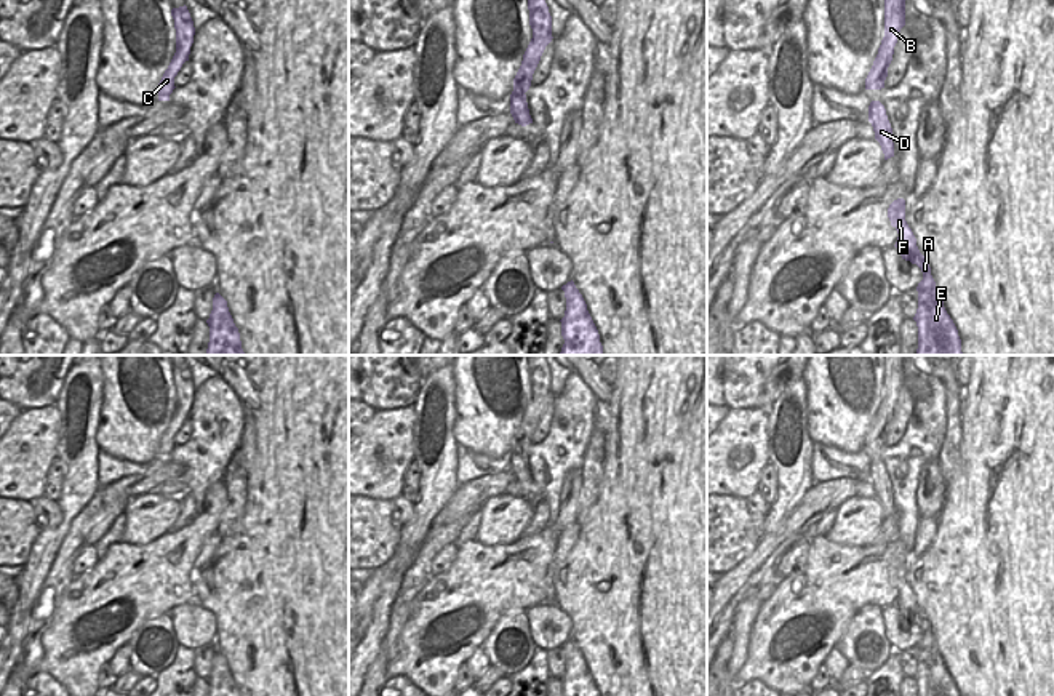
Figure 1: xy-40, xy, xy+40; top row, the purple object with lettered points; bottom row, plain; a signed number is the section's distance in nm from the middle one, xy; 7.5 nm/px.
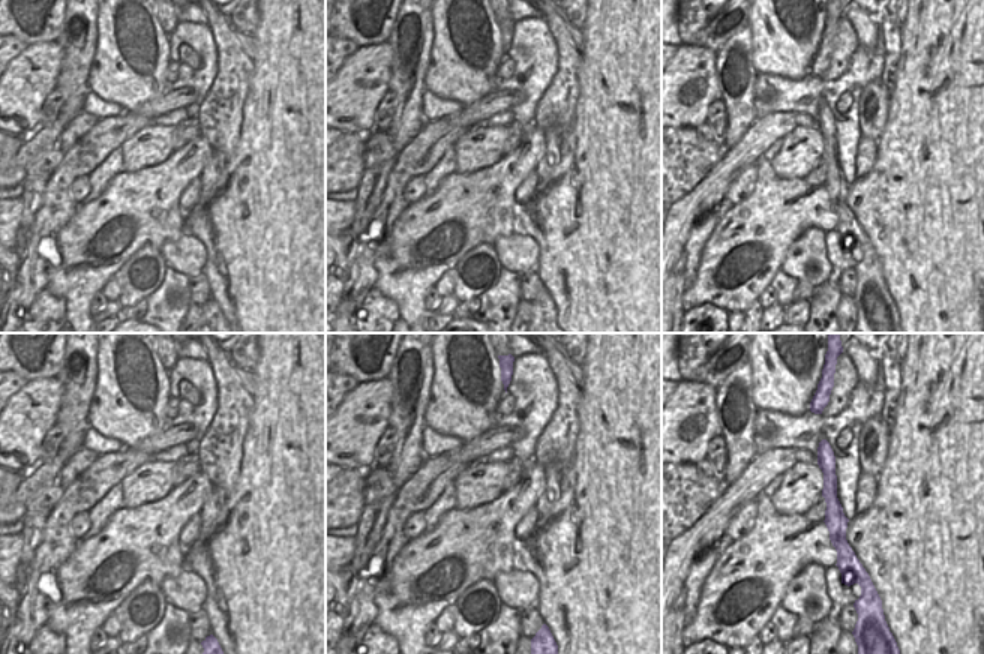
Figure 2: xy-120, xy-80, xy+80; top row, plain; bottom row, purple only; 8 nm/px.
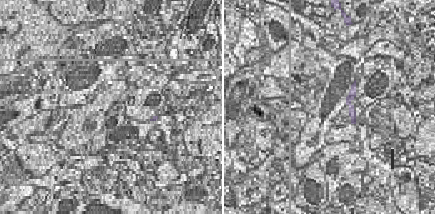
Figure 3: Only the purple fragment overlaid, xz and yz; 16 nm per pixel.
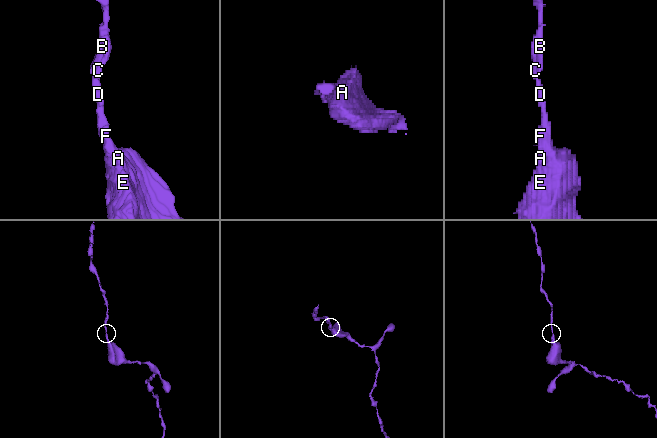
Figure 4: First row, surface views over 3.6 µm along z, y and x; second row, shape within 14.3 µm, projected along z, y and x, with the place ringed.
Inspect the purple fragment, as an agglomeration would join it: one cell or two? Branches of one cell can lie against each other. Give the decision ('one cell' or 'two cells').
one cell

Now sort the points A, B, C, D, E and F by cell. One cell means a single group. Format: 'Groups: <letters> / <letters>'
Groups: A B C D E F.

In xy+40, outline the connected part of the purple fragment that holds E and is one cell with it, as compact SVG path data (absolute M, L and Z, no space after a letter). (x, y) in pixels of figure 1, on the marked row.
M897 198L889 205L888 218L899 234L894 246L902 259L916 264L923 272L923 280L916 286L918 309L913 317L918 326L916 355L963 355L958 330L944 307L931 267L920 253L916 238L905 221L904 198Z

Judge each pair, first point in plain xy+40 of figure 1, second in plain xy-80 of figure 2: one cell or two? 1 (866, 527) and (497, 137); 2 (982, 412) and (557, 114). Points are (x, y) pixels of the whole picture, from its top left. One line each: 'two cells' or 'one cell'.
1: one cell
2: two cells

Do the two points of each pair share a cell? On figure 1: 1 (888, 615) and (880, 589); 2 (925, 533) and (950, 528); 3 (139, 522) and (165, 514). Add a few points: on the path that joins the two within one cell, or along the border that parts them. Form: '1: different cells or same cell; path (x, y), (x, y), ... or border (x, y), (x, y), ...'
1: different cells; border (893, 604), (882, 608)
2: different cells; border (938, 519), (934, 540), (920, 554), (912, 557)
3: same cell; path (146, 519), (159, 514)

